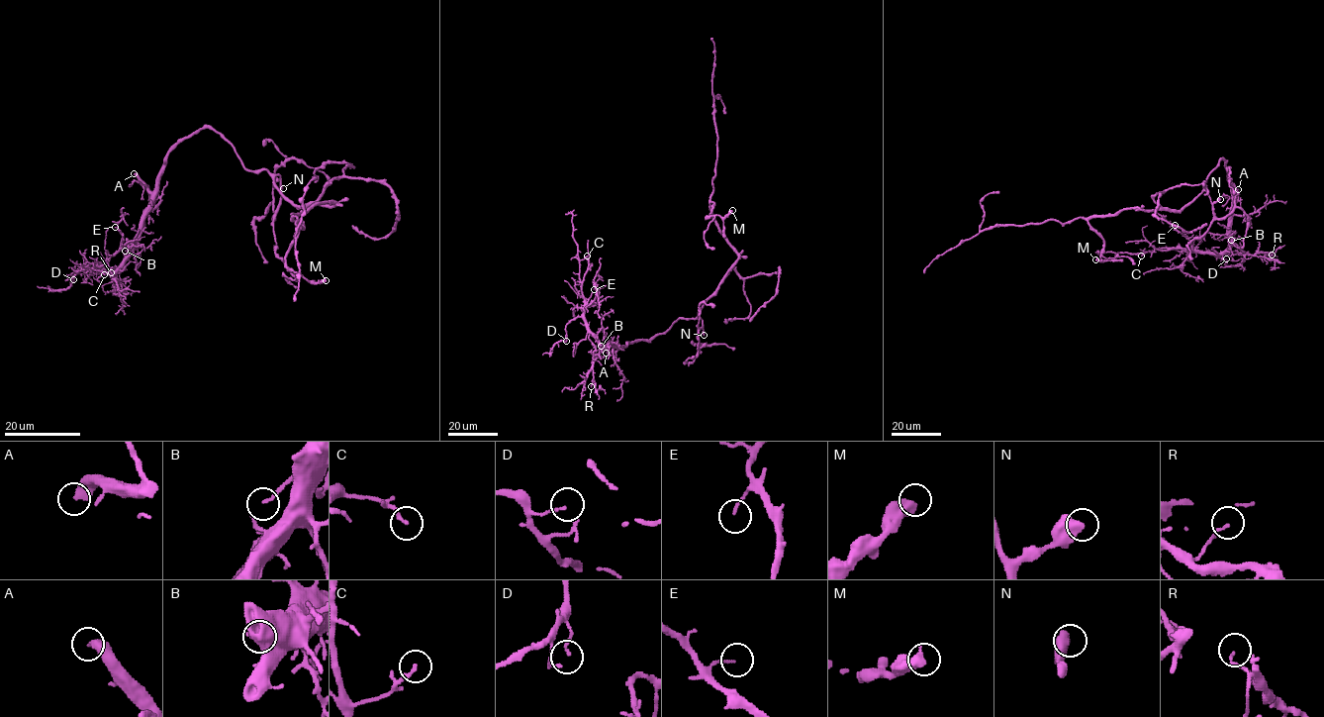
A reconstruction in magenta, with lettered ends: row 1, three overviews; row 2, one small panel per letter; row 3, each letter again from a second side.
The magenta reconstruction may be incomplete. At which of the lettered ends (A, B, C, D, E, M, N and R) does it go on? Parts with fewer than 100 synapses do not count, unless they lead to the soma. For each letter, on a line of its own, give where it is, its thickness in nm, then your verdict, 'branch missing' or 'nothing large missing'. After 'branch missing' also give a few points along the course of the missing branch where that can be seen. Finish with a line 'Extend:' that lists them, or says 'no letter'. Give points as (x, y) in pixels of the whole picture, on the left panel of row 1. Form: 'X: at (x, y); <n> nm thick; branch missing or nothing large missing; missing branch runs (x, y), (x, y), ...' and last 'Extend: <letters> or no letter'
A: at (134, 173); 440 nm thick; branch missing; missing branch runs (134, 173), (112, 166), (50, 191), (23, 218), (16, 254)
B: at (125, 251); 150 nm thick; nothing large missing
C: at (104, 274); 160 nm thick; nothing large missing
D: at (73, 279); 100 nm thick; nothing large missing
E: at (115, 227); 90 nm thick; nothing large missing
M: at (326, 280); 550 nm thick; nothing large missing
N: at (283, 188); 550 nm thick; nothing large missing
R: at (111, 272); 100 nm thick; nothing large missing
Extend: A

